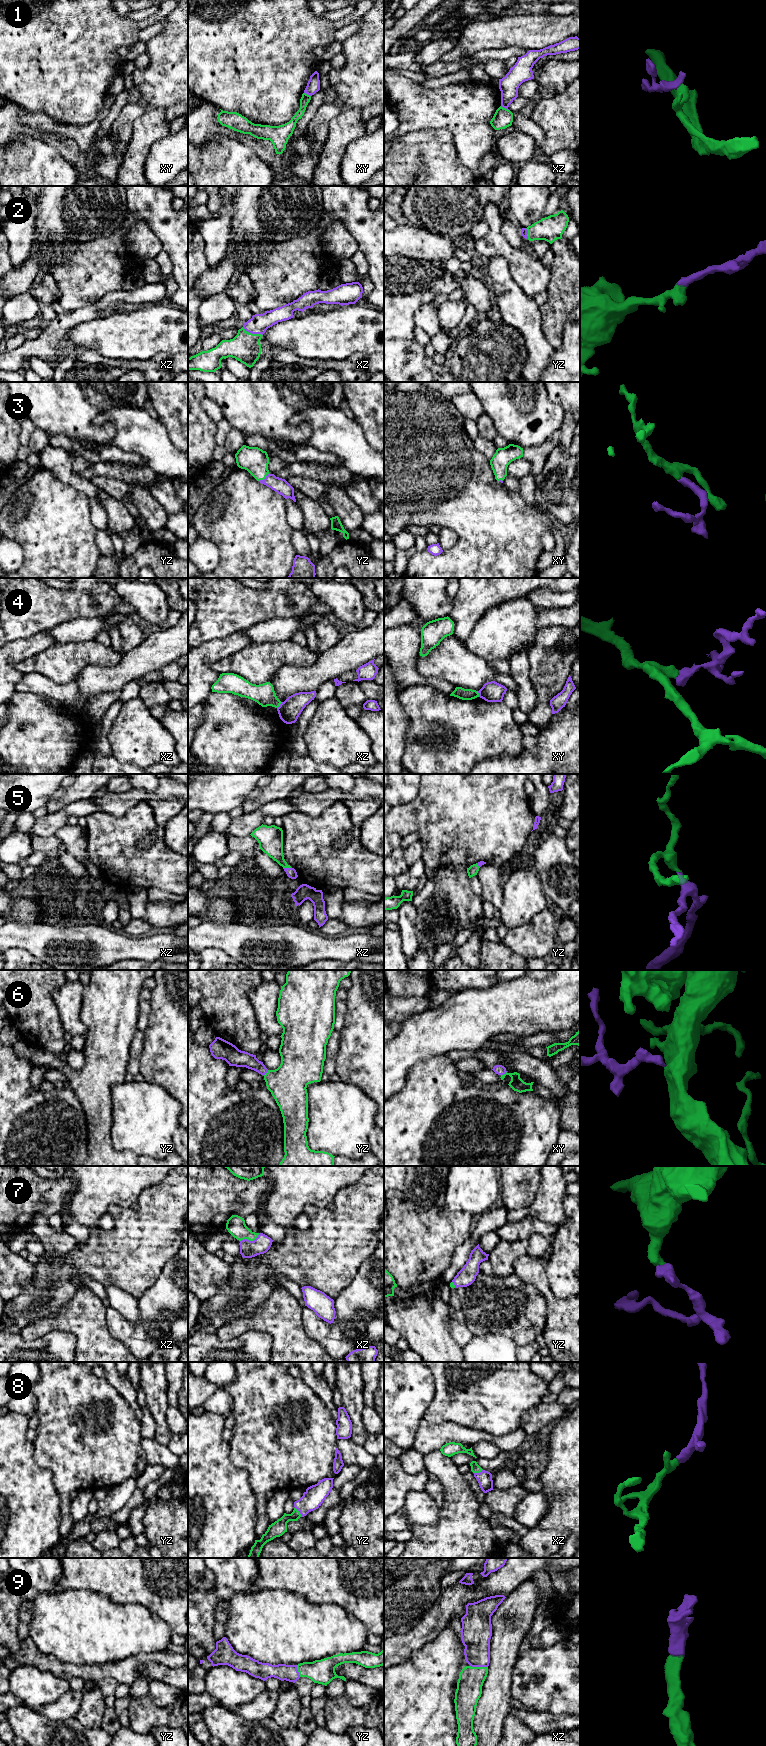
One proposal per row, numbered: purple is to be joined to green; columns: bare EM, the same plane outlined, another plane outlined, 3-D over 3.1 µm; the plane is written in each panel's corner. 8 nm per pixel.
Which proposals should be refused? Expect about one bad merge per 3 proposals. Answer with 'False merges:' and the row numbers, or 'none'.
False merges: 1, 4

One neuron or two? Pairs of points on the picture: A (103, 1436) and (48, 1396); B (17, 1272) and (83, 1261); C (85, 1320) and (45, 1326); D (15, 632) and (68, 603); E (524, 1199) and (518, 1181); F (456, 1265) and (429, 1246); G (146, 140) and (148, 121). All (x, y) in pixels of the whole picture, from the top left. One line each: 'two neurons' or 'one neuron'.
A: one neuron
B: two neurons
C: one neuron
D: one neuron
E: one neuron
F: two neurons
G: one neuron

